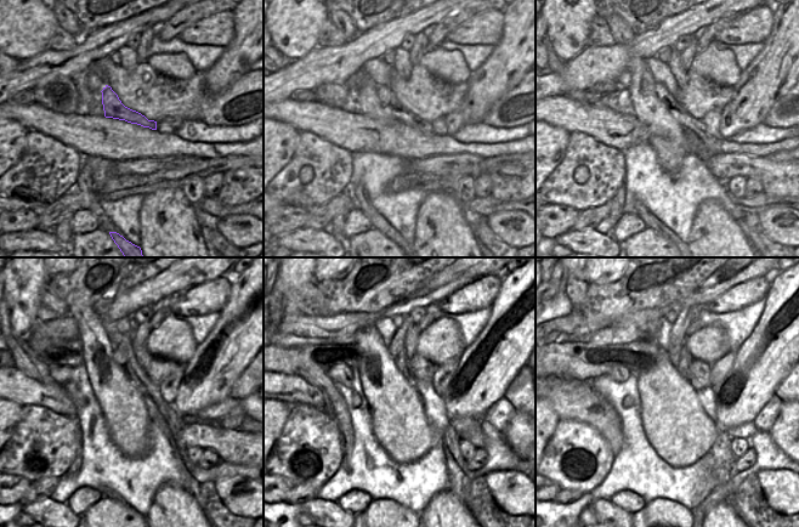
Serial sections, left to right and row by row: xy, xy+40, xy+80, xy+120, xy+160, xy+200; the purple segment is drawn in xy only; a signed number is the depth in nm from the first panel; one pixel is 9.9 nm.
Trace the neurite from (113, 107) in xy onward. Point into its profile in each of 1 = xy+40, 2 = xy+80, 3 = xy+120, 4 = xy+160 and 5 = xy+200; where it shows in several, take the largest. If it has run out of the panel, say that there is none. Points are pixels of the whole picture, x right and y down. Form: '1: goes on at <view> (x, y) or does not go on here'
1: goes on at xy+40 (386, 96)
2: goes on at xy+80 (679, 113)
3: goes on at xy+120 (118, 356)
4: goes on at xy+160 (397, 351)
5: goes on at xy+200 (676, 338)

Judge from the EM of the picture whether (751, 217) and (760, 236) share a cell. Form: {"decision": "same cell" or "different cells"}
{"decision": "same cell"}

